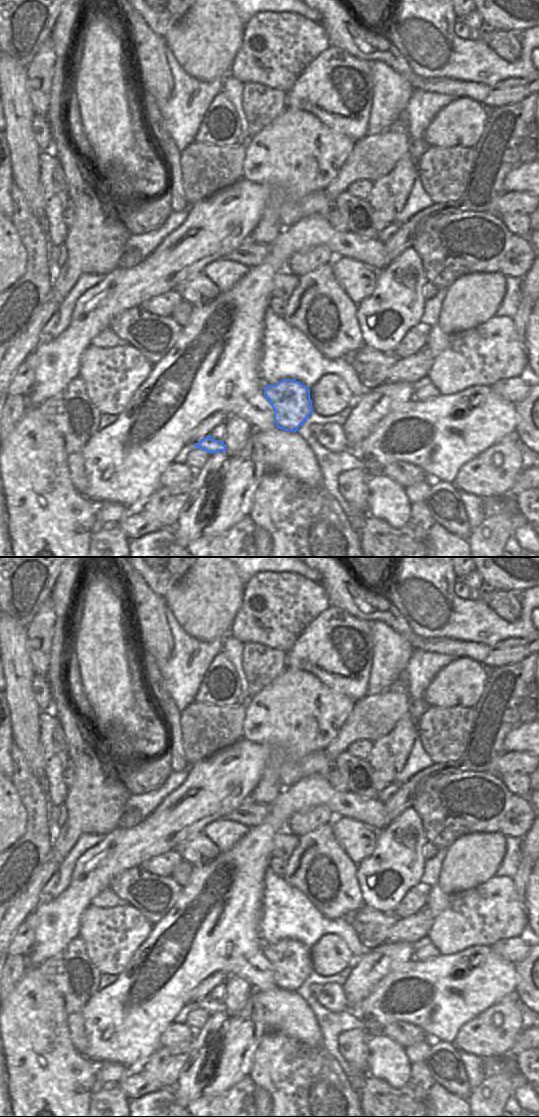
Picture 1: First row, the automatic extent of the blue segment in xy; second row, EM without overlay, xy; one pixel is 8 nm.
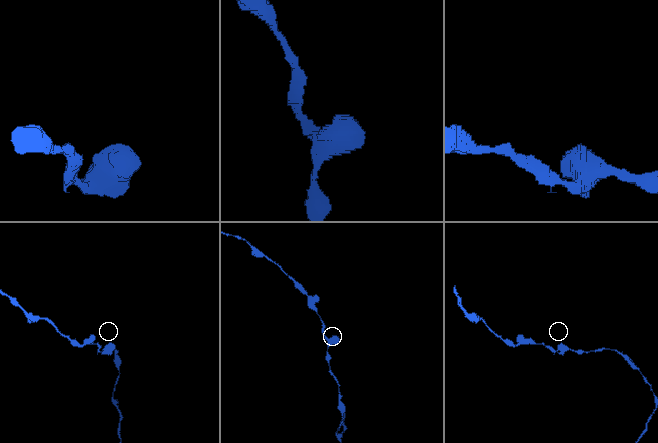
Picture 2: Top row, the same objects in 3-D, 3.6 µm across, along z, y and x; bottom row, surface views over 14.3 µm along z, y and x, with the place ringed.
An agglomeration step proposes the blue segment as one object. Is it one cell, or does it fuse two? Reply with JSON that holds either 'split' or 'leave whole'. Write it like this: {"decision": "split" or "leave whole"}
{"decision": "leave whole"}

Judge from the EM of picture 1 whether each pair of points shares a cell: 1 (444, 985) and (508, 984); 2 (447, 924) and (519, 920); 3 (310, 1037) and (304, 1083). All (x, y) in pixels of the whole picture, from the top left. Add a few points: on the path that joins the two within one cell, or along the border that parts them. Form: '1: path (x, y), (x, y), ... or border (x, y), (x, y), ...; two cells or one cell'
1: path (460, 985), (492, 984); one cell
2: path (465, 923), (484, 925), (487, 922), (501, 920); one cell
3: border (287, 1035), (301, 1042), (321, 1047); two cells

